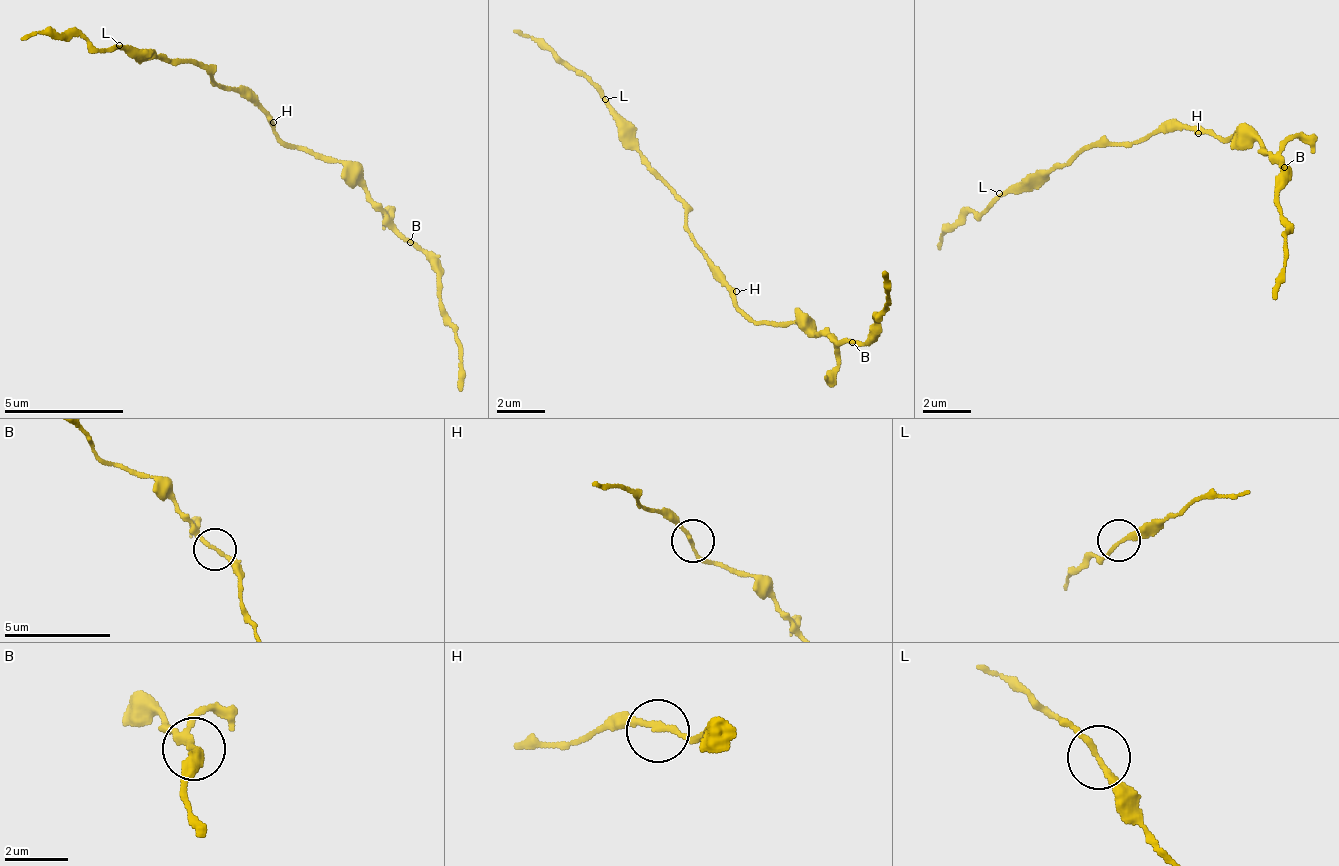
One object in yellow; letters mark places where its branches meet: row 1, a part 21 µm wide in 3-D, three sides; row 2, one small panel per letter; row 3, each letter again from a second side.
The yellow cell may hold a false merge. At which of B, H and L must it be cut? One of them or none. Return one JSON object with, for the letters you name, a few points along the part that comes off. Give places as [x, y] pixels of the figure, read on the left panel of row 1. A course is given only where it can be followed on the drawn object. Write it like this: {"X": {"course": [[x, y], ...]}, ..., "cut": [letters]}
{"cut": []}

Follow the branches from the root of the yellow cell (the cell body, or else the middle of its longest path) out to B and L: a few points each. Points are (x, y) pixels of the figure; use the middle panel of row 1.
B: (731, 294), (736, 308), (759, 324), (793, 324), (814, 335), (819, 331), (840, 342), (850, 343)
L: (731, 294), (720, 264), (696, 245), (684, 221), (684, 199), (648, 162), (636, 144), (636, 133), (605, 99)

